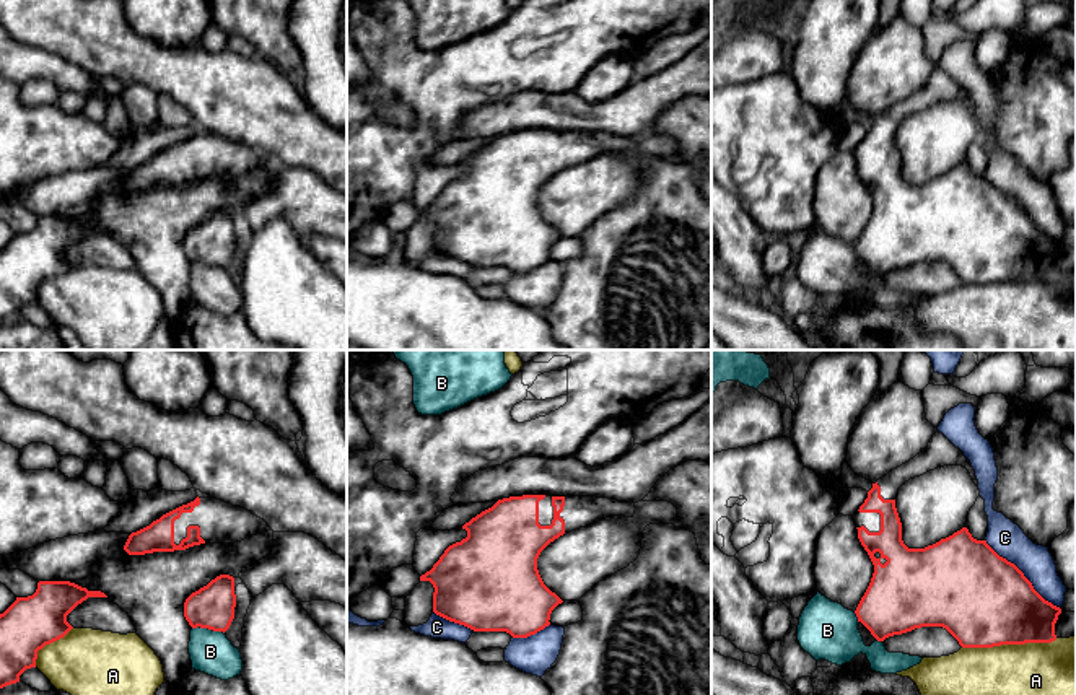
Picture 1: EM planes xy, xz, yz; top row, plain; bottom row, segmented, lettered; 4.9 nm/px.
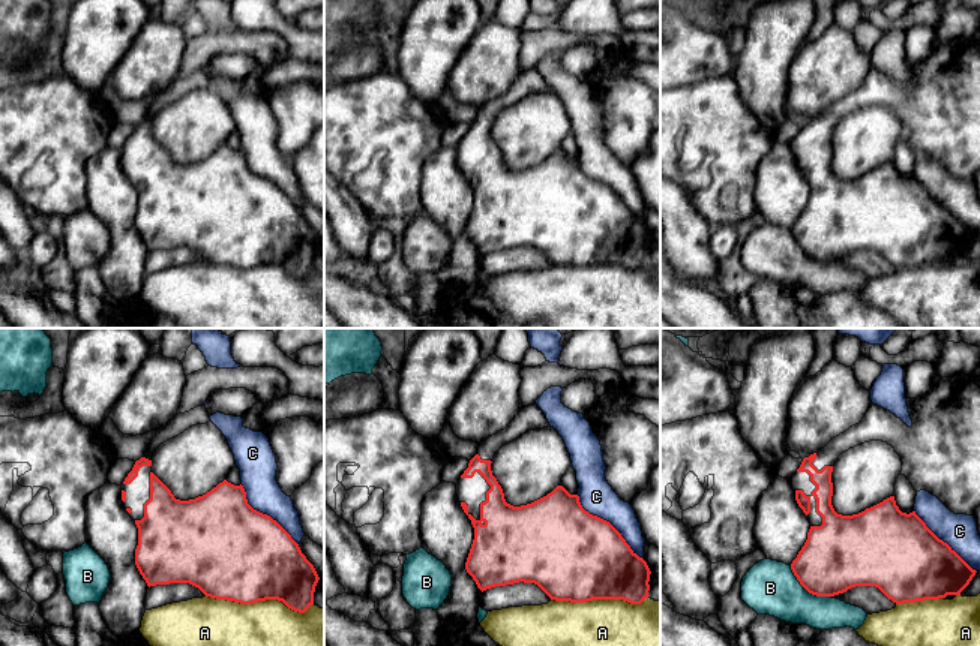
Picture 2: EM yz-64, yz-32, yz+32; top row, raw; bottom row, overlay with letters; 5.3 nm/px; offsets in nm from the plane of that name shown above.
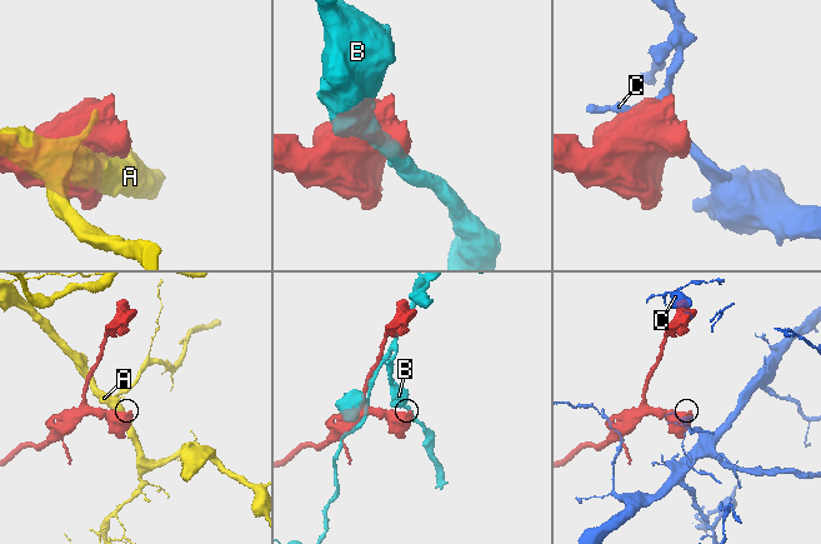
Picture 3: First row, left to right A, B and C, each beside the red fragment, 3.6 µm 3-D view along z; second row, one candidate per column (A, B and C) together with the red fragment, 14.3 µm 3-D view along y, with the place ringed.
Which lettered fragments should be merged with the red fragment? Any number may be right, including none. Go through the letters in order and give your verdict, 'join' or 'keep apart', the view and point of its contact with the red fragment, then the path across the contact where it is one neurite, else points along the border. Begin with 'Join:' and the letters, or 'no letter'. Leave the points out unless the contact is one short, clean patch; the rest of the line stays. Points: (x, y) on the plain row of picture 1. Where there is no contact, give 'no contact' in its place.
Join: no letter
A: keep apart; contact yz (1010, 279)
B: keep apart; contact xy (209, 264); border xy (192, 262), (207, 262), (223, 269)
C: keep apart; contact yz (1023, 210)

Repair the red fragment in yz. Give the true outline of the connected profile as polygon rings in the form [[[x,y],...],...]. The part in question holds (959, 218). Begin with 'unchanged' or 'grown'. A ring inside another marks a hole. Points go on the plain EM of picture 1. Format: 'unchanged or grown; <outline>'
grown; [[[936,67],[928,81],[908,98],[873,119],[868,133],[853,151],[858,174],[868,187],[874,208],[855,249],[877,277],[921,262],[946,264],[962,283],[1052,278],[1061,244],[1045,236],[1006,194],[986,176],[972,173],[967,163],[925,184],[908,184],[895,143],[899,124],[910,114],[944,101],[962,101],[978,122],[975,106],[964,88]]]

